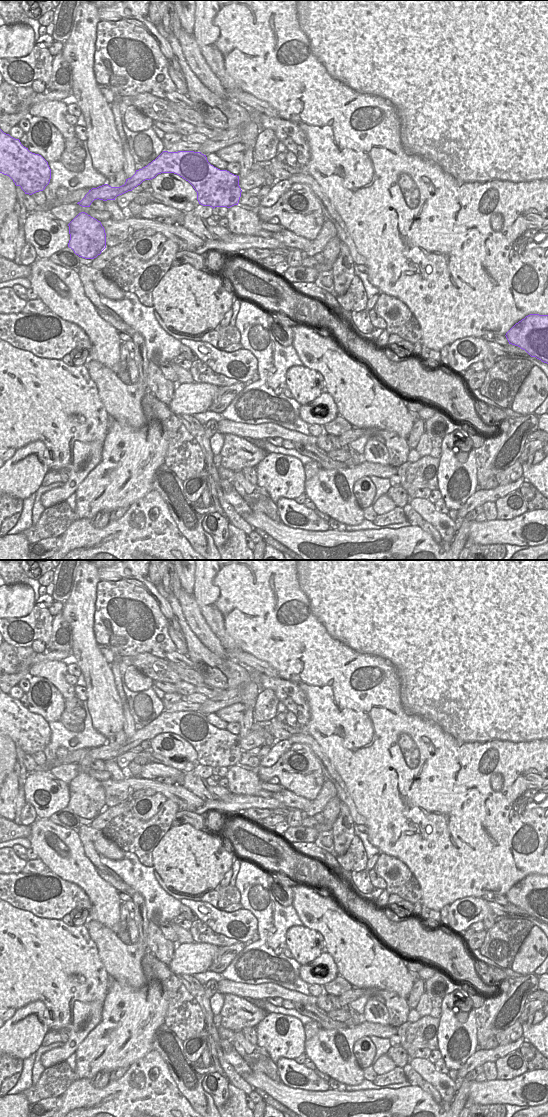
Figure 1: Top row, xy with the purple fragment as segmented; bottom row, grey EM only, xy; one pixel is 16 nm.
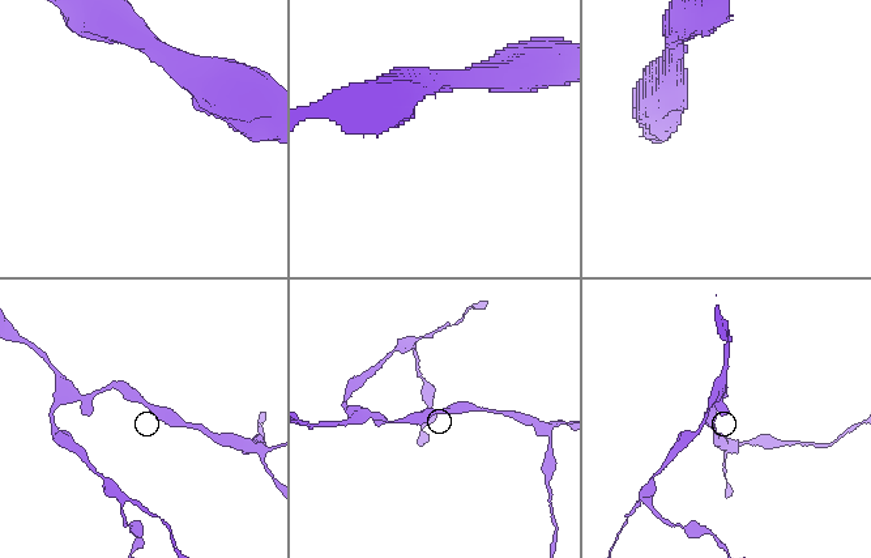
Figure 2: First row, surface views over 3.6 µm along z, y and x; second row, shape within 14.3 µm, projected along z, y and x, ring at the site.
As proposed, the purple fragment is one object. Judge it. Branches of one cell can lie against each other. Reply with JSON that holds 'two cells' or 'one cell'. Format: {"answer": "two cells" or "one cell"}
{"answer": "one cell"}

